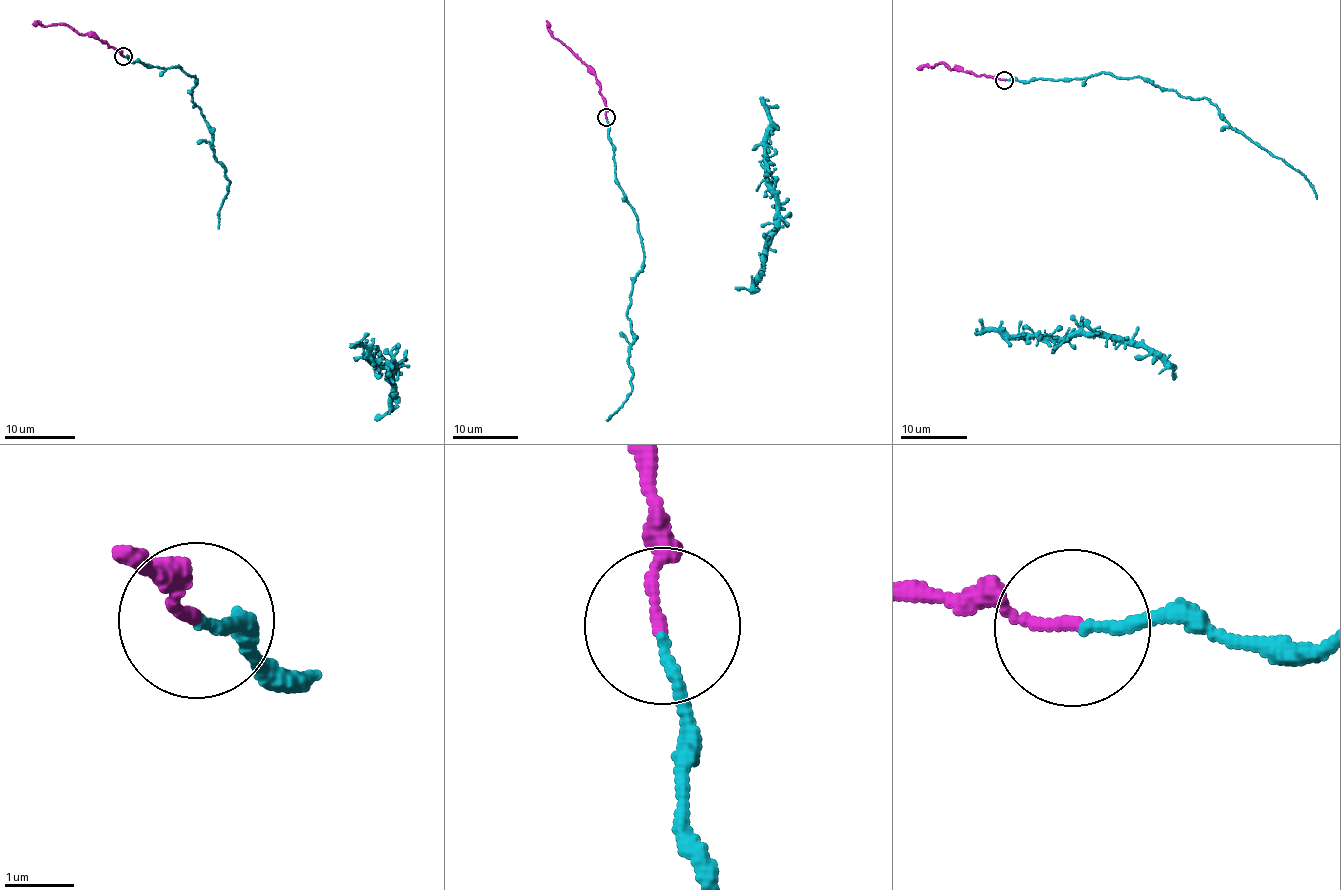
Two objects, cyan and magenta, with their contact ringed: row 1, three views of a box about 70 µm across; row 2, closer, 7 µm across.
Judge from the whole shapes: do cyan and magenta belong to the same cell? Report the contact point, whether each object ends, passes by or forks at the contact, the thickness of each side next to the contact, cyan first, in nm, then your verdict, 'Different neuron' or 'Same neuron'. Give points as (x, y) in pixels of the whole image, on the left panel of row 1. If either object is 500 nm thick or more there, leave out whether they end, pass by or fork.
Place: (123, 56). At the ring cyan ends. At the ring magenta ends. Thickness 140 nm (cyan) against 150 nm. Same neuron

